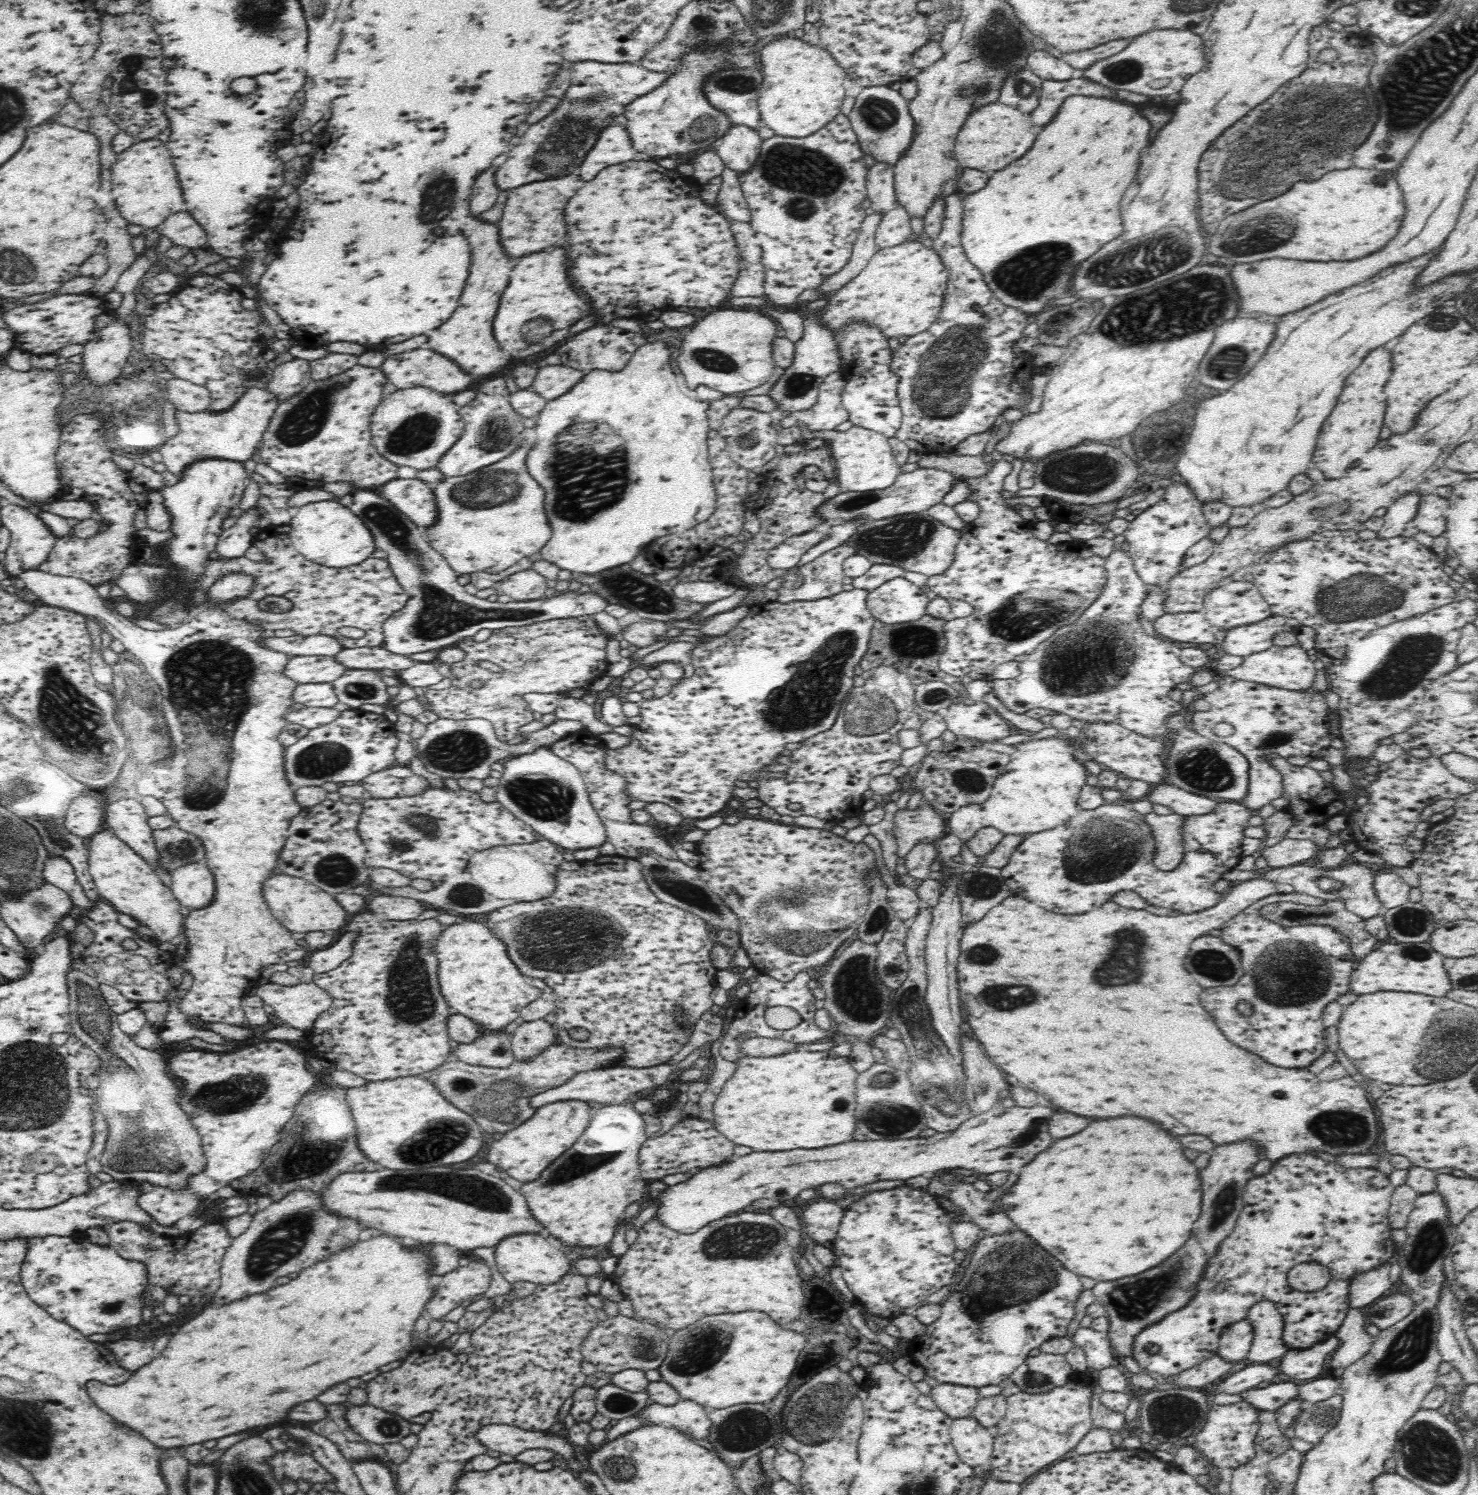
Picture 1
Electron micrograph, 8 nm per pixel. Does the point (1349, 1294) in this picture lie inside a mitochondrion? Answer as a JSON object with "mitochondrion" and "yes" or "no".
{"mitochondrion":"no"}

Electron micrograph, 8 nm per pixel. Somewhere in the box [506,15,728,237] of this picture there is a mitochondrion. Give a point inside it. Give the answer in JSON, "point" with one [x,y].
{"point":[547,159]}

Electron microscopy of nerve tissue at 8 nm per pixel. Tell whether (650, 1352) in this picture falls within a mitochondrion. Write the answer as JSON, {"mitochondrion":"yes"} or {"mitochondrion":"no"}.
{"mitochondrion":"yes"}

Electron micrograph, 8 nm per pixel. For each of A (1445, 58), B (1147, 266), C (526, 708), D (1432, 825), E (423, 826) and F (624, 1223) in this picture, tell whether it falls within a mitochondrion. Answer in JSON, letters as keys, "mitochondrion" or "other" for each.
{"A":"mitochondrion","B":"mitochondrion","C":"other","D":"other","E":"mitochondrion","F":"other"}

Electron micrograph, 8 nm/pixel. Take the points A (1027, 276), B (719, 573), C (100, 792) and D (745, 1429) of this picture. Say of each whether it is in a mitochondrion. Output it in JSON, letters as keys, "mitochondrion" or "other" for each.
{"A":"mitochondrion","B":"other","C":"other","D":"mitochondrion"}

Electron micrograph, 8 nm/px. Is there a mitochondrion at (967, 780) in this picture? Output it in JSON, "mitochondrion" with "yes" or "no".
{"mitochondrion":"yes"}

